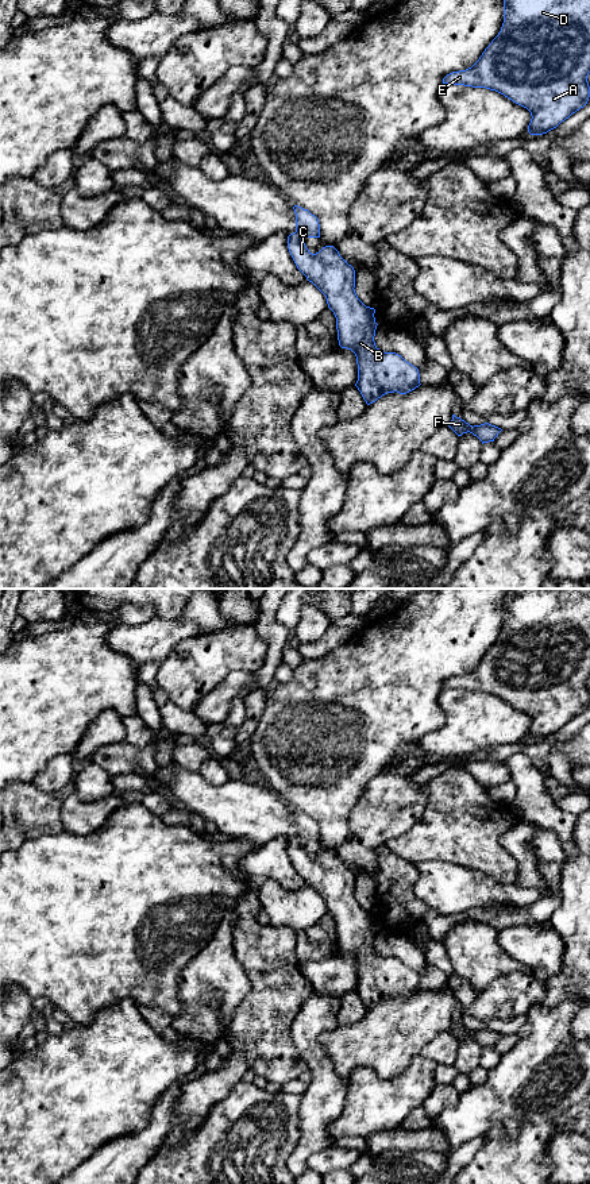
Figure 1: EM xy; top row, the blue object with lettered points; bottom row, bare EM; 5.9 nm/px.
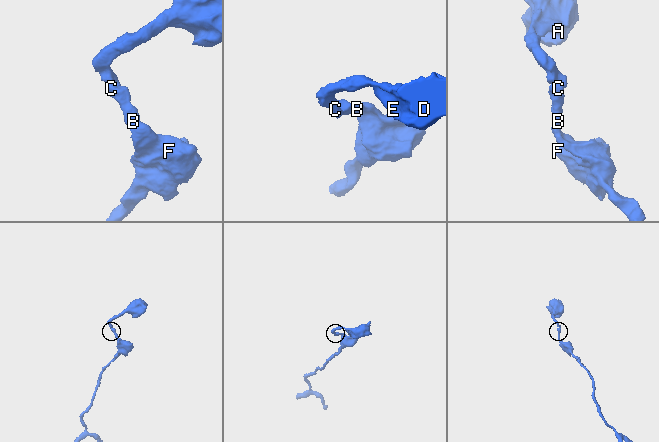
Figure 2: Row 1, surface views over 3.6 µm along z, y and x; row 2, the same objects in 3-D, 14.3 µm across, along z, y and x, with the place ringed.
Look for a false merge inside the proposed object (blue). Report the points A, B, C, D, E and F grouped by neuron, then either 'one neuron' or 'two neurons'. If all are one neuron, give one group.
A B C D E F | one neuron

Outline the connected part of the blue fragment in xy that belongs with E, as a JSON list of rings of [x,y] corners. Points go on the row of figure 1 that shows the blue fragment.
[[[504,0],[504,23],[498,35],[468,69],[452,72],[443,84],[495,90],[531,112],[528,132],[543,135],[583,108],[590,97],[590,0]]]

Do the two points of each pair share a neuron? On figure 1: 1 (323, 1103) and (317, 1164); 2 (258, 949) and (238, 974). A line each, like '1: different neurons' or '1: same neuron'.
1: different neurons
2: different neurons

